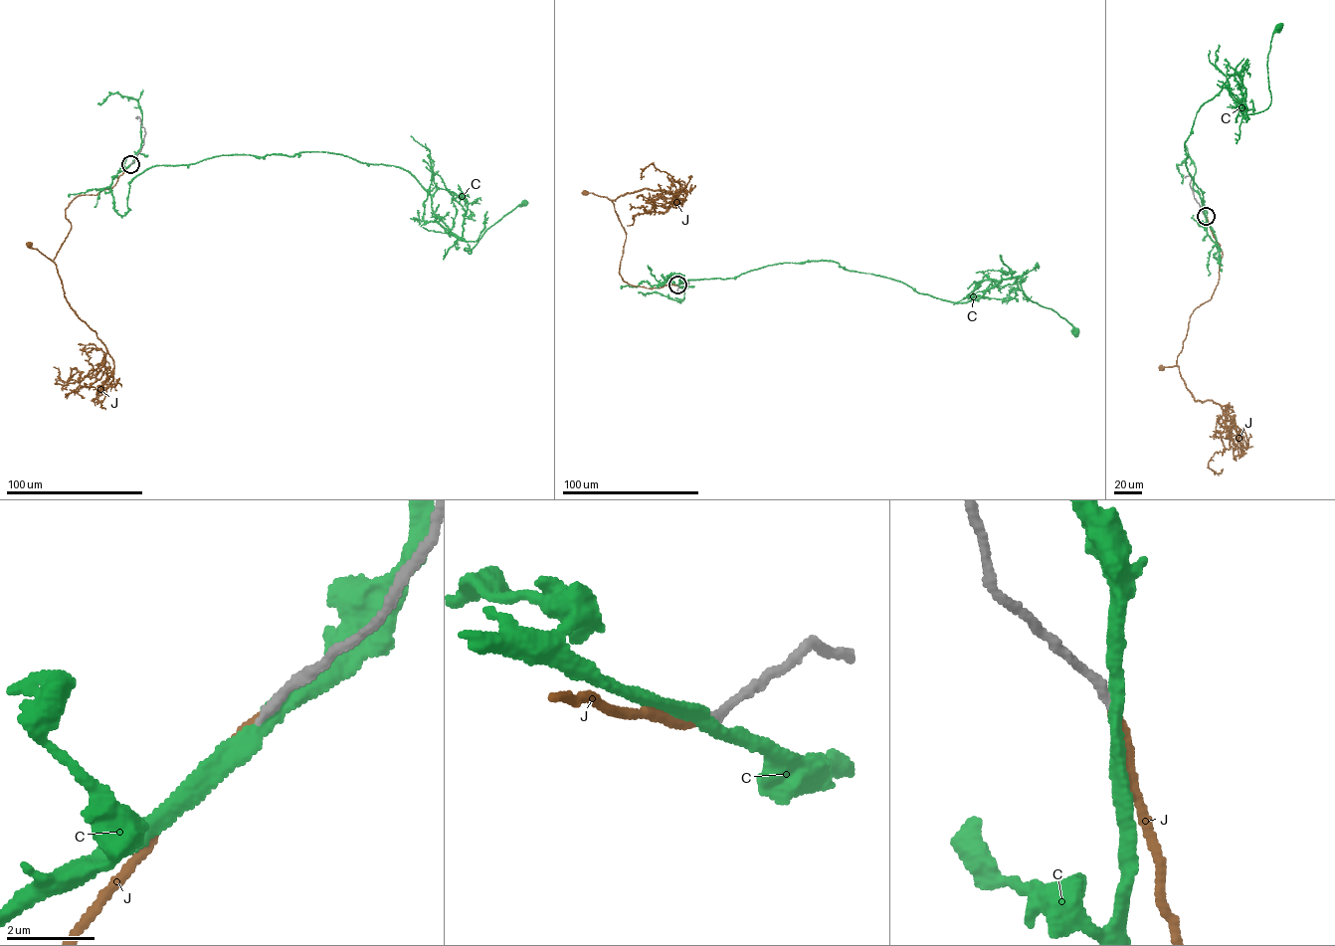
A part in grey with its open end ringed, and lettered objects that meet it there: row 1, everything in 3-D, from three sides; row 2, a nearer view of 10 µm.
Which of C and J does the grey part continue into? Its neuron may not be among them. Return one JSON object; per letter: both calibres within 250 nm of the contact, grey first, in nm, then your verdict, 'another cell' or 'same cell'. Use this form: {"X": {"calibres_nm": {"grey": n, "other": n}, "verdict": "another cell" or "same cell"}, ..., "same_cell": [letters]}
{"C": {"calibres_nm": {"grey": 240, "other": 340}, "verdict": "another cell"}, "J": {"calibres_nm": {"grey": 220, "other": 170}, "verdict": "same cell"}, "same_cell": ["J"]}

